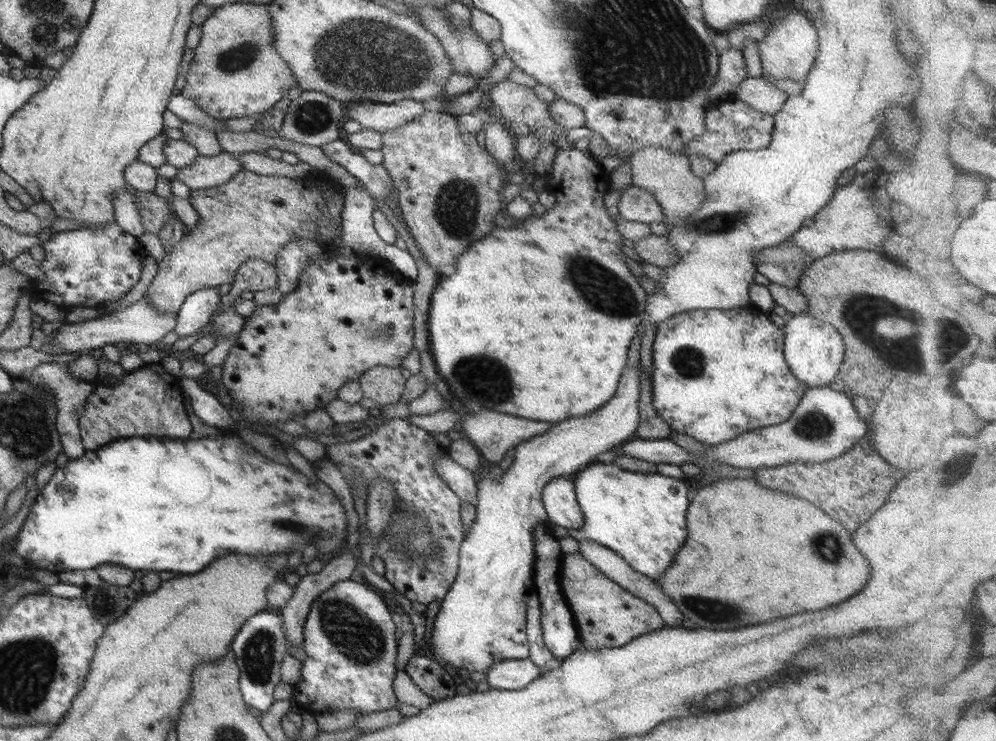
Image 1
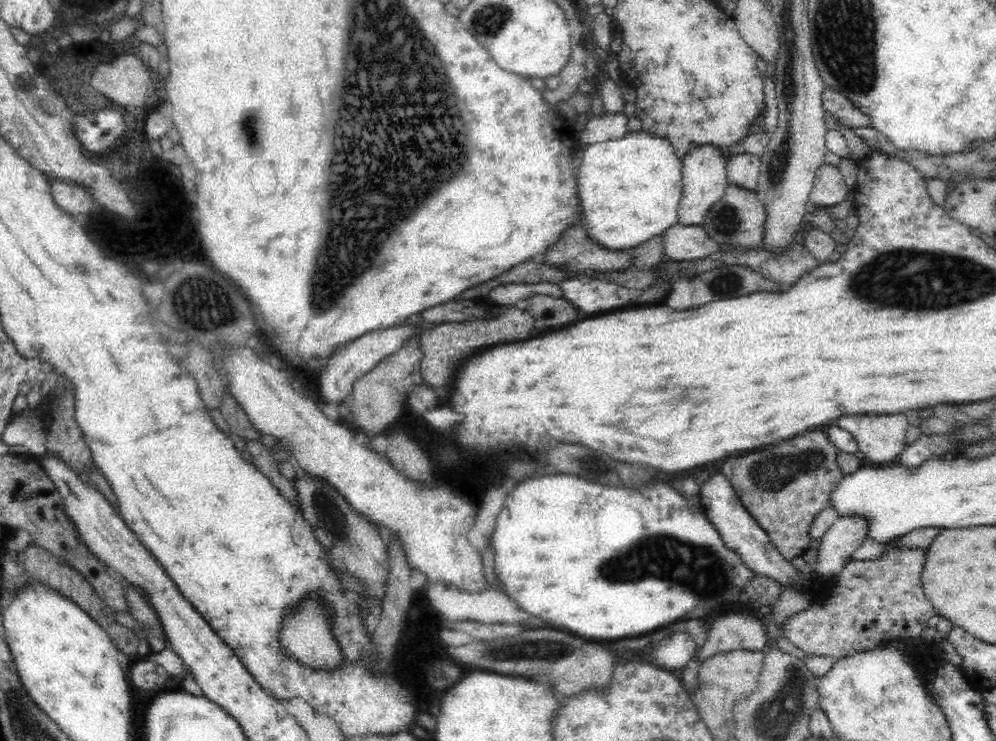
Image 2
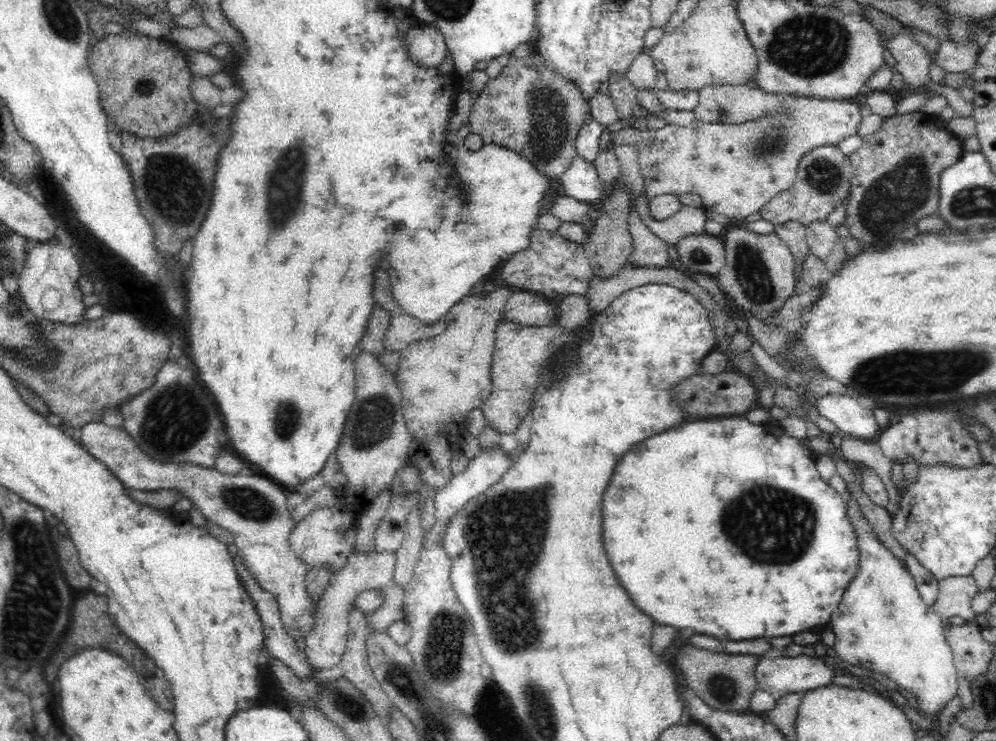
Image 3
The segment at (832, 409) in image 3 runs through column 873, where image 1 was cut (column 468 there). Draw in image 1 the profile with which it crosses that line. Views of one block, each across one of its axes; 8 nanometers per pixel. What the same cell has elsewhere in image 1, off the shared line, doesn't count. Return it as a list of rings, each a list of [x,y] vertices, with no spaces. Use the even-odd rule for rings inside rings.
[[[487,409],[467,413],[460,423],[463,438],[468,439],[486,461],[495,464],[512,447],[516,447],[536,435],[543,435],[547,430],[547,422],[531,422],[531,420],[523,420],[523,418],[499,414],[499,412],[489,412]]]

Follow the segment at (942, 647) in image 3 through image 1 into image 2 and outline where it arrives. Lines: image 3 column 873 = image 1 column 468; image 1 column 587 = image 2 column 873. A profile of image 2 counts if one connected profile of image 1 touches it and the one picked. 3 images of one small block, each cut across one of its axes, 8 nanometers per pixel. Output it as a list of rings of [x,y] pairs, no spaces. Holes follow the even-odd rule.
[[[903,413],[842,416],[835,424],[857,440],[868,465],[895,463],[906,448],[909,422]]]

